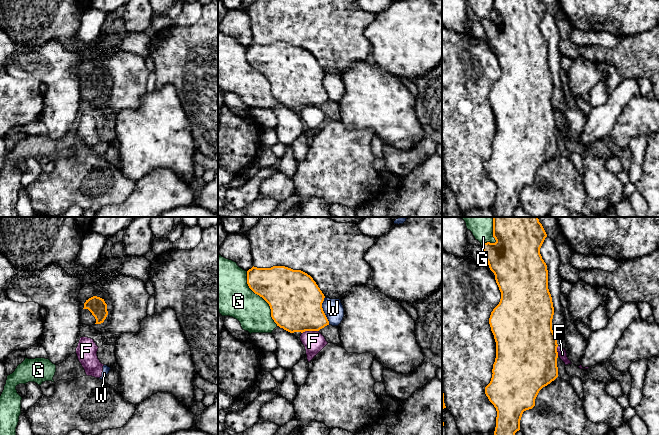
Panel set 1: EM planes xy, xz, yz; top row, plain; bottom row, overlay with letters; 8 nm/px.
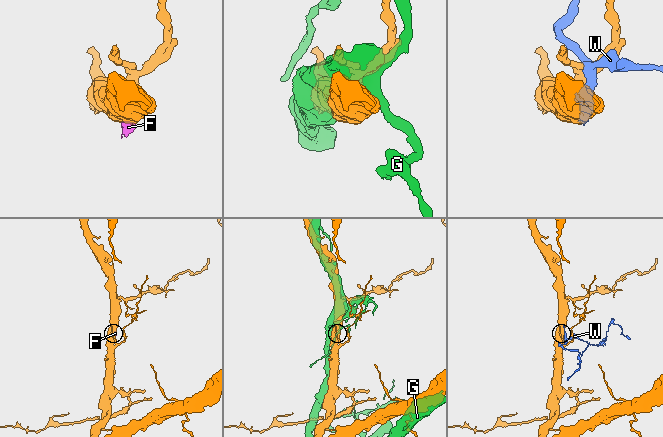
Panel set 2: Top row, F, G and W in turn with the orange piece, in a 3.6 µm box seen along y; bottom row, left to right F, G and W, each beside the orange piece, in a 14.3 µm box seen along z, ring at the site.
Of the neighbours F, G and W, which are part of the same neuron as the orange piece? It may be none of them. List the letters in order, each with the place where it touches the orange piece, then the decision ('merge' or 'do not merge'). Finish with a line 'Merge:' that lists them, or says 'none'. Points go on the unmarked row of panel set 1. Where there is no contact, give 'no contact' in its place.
F: xz (310, 106) | do not merge
G: xz (261, 72) | do not merge
W: xz (323, 87) | do not merge
Merge: none

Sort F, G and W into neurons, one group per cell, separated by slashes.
F W / G

